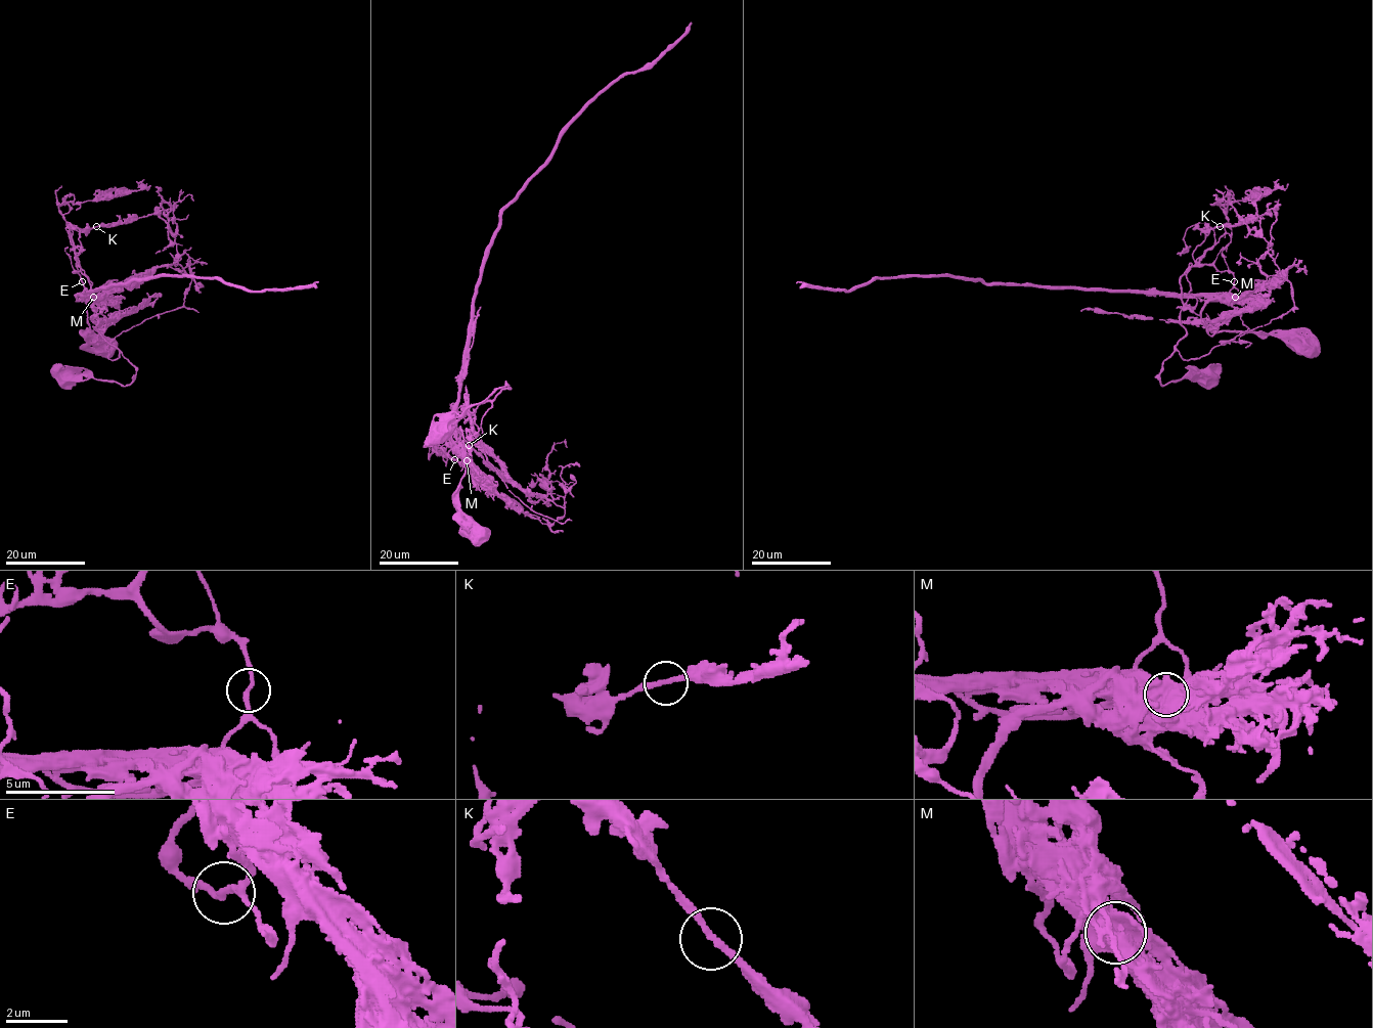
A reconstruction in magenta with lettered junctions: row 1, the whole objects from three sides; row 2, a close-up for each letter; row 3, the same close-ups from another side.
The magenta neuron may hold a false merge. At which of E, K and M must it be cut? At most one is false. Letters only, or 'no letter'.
M

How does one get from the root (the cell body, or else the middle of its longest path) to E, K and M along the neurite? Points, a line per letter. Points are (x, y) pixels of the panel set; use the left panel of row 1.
E: (103, 349), (98, 349), (86, 337), (86, 332), (92, 330), (87, 320), (82, 282)
K: (103, 349), (86, 337), (92, 330), (70, 234), (70, 228), (87, 231), (96, 226)
M: (103, 349), (98, 349), (86, 337), (86, 332), (92, 331), (87, 320), (87, 301), (94, 297)

